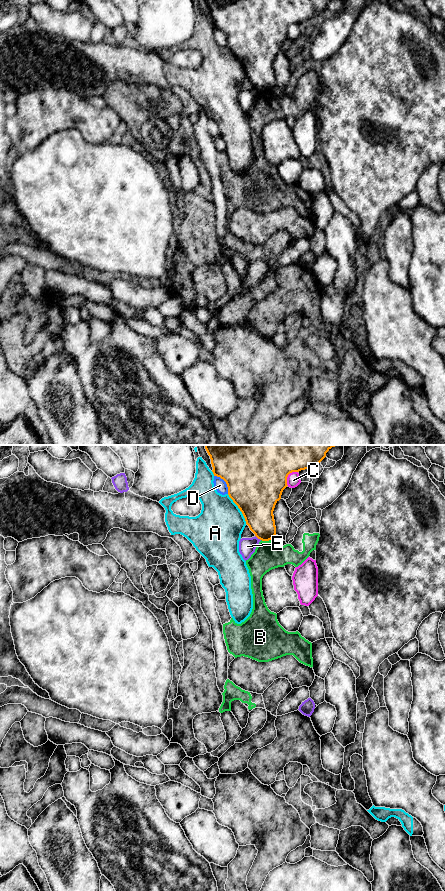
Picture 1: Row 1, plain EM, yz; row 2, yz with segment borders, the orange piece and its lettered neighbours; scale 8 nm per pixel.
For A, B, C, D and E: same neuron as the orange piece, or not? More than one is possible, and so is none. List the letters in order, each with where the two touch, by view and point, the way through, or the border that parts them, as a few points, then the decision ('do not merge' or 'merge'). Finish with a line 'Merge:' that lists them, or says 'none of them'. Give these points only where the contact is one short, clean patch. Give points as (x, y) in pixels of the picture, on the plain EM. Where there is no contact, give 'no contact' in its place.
A: contact yz (239, 60); do not merge
B: contact yz (266, 92); border yz (261, 91), (270, 92); do not merge
C: contact yz (287, 28); do not merge
D: contact yz (225, 33); do not merge
E: contact yz (258, 90); border yz (255, 87), (260, 92); do not merge
Merge: none of them

